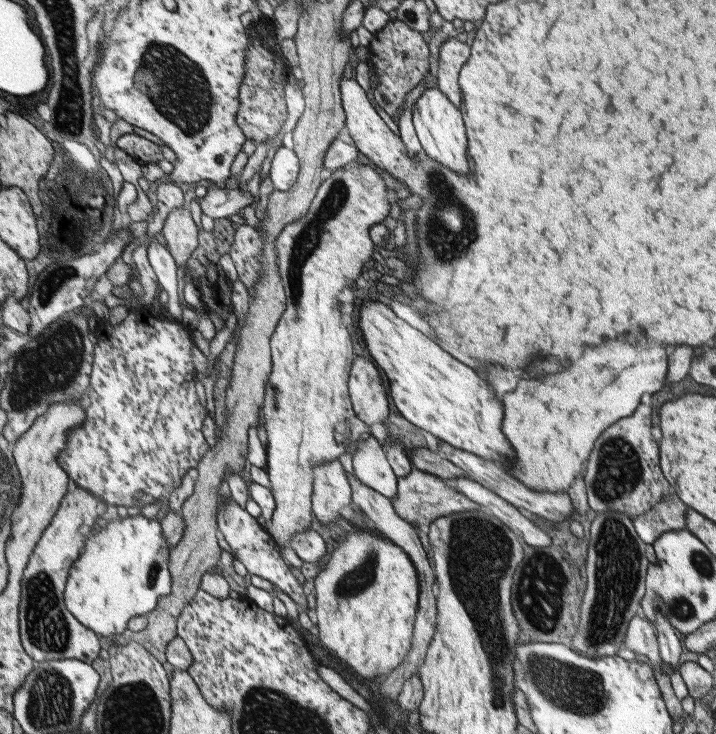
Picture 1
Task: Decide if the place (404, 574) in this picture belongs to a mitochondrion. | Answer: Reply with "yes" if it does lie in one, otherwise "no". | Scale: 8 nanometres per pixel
no

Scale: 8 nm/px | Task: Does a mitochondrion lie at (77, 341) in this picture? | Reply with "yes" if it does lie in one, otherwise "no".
yes

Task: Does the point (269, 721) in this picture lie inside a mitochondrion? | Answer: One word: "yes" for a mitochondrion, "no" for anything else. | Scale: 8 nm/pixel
yes

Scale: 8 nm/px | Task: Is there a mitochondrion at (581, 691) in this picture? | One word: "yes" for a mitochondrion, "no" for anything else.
yes

